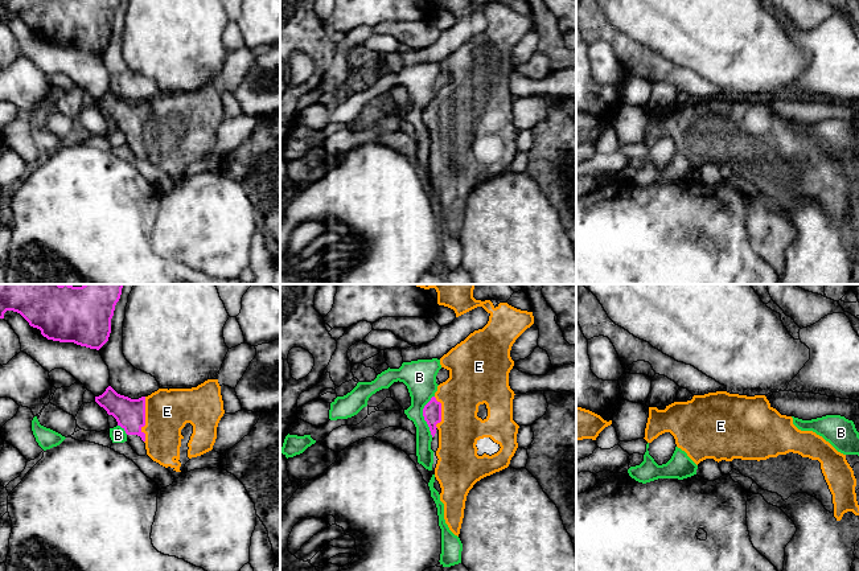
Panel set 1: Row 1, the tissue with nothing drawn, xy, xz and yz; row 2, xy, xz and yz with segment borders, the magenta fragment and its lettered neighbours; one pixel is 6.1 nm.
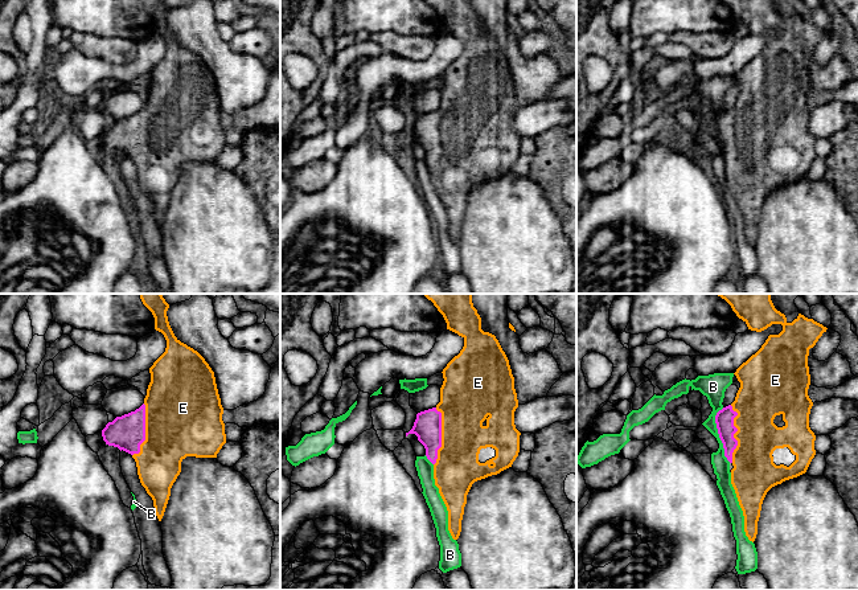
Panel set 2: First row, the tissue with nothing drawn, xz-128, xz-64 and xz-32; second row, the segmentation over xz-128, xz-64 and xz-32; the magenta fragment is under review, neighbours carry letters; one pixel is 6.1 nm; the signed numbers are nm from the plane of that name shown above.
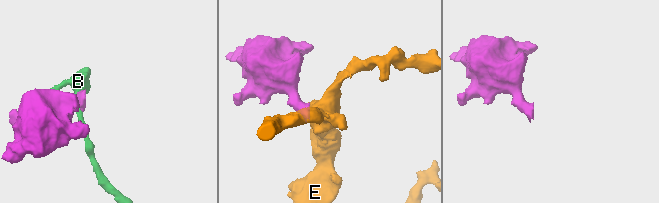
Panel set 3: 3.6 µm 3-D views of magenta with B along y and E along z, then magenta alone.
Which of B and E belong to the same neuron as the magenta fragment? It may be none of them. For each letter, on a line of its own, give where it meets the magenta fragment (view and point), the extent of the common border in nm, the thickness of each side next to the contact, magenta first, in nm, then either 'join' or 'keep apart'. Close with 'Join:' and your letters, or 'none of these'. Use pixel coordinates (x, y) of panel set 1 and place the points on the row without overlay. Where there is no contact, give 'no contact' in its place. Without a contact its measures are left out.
B: meets magenta in xz at (423, 119); contact 260 nm long; 110 nm thick on the magenta side, 200 nm on the other; keep apart
E: meets magenta in xy at (144, 123); contact 280 nm long; 190 nm thick on the magenta side, 280 nm on the other; join
Join: E

